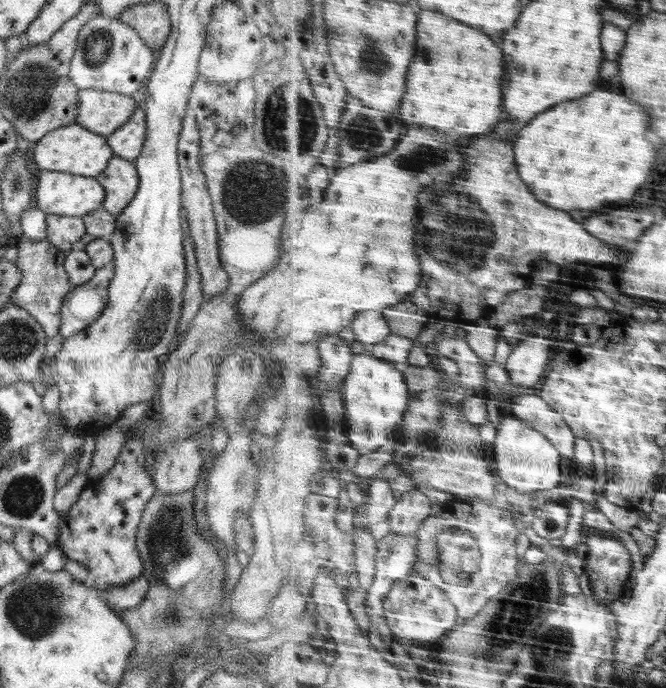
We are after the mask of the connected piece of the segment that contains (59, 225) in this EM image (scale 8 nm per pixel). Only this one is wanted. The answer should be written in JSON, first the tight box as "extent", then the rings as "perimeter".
{"extent":[46,214,87,253],"perimeter":[[[47,214],[46,222],[47,242],[60,253],[68,252],[78,246],[82,236],[87,234],[83,217]]]}

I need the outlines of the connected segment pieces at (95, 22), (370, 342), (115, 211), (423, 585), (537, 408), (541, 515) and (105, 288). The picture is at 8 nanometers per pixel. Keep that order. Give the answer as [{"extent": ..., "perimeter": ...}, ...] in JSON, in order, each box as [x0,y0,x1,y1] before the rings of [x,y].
[{"extent":[69,16,155,96],"perimeter":[[[95,16],[77,36],[69,77],[79,89],[98,89],[131,96],[149,79],[155,64],[153,52],[143,43],[136,30],[118,18]]]},{"extent":[351,309,393,352],"perimeter":[[[372,309],[361,312],[351,327],[356,331],[357,340],[363,342],[363,346],[368,352],[393,333],[383,310]]]},{"extent":[95,155,140,216],"perimeter":[[[114,155],[106,170],[95,177],[105,189],[102,206],[114,216],[118,216],[134,198],[140,179],[133,162]]]},{"extent":[386,571,460,642],"perimeter":[[[414,571],[408,578],[400,579],[396,583],[398,586],[394,586],[392,594],[386,600],[386,616],[390,620],[392,630],[400,638],[434,642],[454,632],[454,628],[458,628],[458,620],[460,620],[458,606],[454,605],[450,596],[446,596],[446,590],[428,582],[428,577],[420,578],[420,576],[421,572]]]},{"extent":[508,394,577,458],"perimeter":[[[515,394],[509,403],[508,411],[533,424],[540,432],[546,433],[555,445],[558,444],[564,456],[574,458],[576,452],[574,440],[577,433],[572,432],[572,427],[567,420],[564,420],[565,416],[561,412],[538,395],[540,394],[528,394],[528,396]]]},{"extent":[532,502,570,540],"perimeter":[[[550,502],[548,506],[536,510],[536,520],[533,520],[532,527],[538,535],[547,540],[562,539],[568,524],[570,524],[570,508],[558,502]]]},{"extent":[59,264,112,338],"perimeter":[[[112,264],[95,270],[94,276],[84,284],[74,287],[61,306],[59,333],[70,338],[92,324],[101,314],[108,300]]]}]

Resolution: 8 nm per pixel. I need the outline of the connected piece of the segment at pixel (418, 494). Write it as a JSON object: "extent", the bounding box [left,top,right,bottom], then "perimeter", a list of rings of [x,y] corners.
{"extent":[389,488,432,535],"perimeter":[[[420,488],[403,494],[389,516],[392,532],[404,535],[418,532],[424,521],[431,518],[432,503],[432,499]]]}

